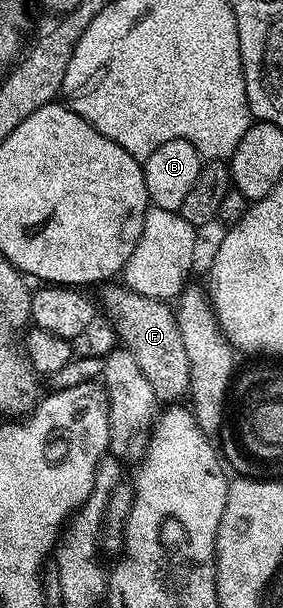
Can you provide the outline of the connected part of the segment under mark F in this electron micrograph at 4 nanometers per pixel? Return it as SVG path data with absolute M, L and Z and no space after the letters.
M121 283L115 284L104 288L103 299L118 342L133 355L137 367L149 380L156 400L161 403L178 402L175 400L184 398L190 390L191 368L174 308L164 300L141 295Z

